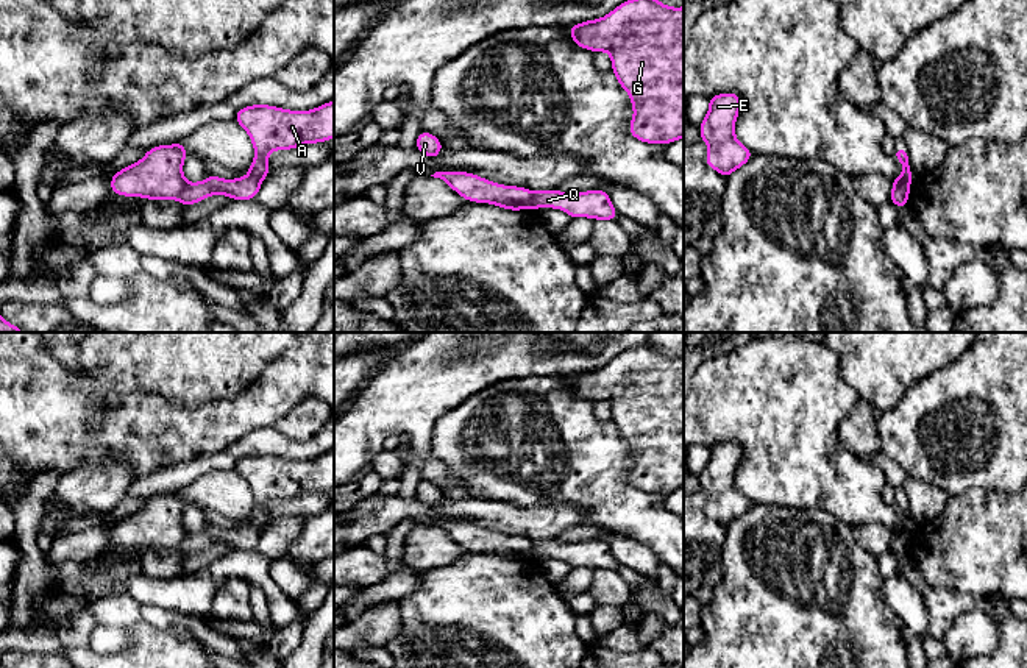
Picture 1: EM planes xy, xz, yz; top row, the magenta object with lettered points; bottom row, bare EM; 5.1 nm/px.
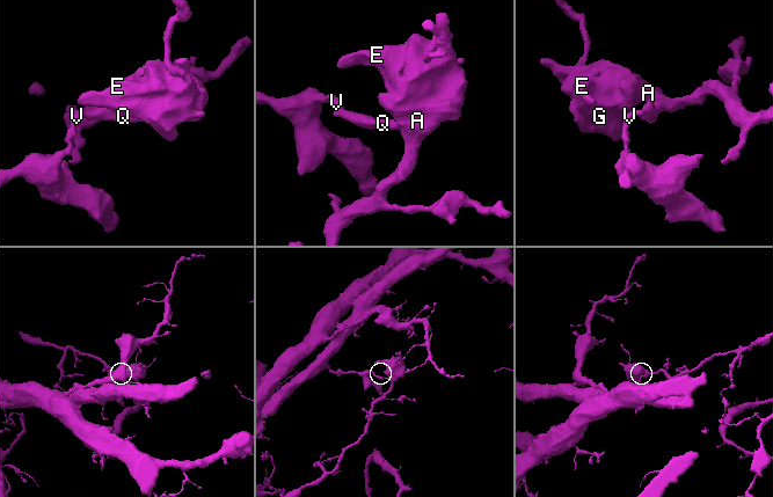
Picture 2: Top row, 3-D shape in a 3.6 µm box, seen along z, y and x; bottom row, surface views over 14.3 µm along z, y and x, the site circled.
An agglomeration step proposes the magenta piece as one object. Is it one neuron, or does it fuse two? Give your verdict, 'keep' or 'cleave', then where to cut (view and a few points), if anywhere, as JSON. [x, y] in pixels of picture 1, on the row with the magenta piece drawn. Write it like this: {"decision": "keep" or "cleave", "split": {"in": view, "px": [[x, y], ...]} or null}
{"decision": "cleave", "split": {"in": "xy", "px": [[188, 183], [177, 198]]}}

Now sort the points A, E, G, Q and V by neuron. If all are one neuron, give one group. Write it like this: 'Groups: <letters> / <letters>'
Groups: A E G Q / V

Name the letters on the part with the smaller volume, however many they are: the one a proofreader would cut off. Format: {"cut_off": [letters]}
{"cut_off": ["A", "E", "G", "Q"]}

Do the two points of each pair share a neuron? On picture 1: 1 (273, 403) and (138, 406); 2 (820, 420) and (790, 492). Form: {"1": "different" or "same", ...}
{"1": "same", "2": "same"}

